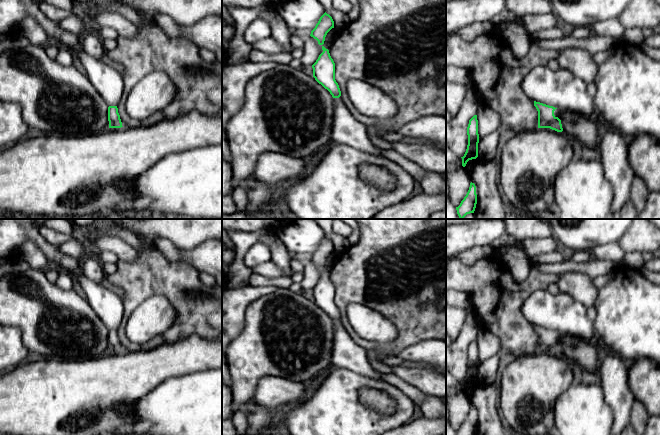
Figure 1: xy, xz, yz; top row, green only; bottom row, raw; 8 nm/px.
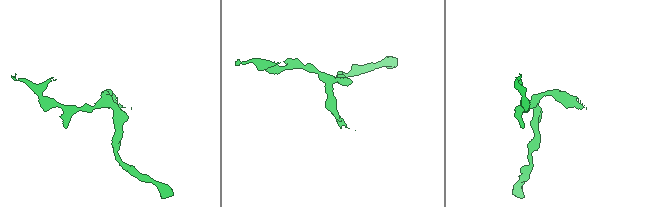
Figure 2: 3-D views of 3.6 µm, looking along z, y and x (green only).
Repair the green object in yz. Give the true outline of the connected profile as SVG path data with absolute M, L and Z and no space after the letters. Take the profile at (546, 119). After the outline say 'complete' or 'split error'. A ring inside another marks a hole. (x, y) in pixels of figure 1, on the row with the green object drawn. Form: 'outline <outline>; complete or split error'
outline M534 101L534 106L538 111L538 128L550 128L557 132L562 132L562 124L559 119L560 111L540 102Z; split error

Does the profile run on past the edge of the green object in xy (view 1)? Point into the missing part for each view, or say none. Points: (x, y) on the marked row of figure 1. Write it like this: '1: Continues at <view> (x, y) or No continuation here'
1: No continuation here

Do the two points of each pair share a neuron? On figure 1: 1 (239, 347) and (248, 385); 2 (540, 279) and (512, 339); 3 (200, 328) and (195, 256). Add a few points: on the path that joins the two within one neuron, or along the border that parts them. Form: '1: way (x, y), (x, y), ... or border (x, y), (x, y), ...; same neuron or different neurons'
1: way (246, 356), (246, 376); same neuron
2: way (524, 291), (512, 303), (512, 323); same neuron
3: border (181, 260), (193, 266), (200, 273); different neurons

